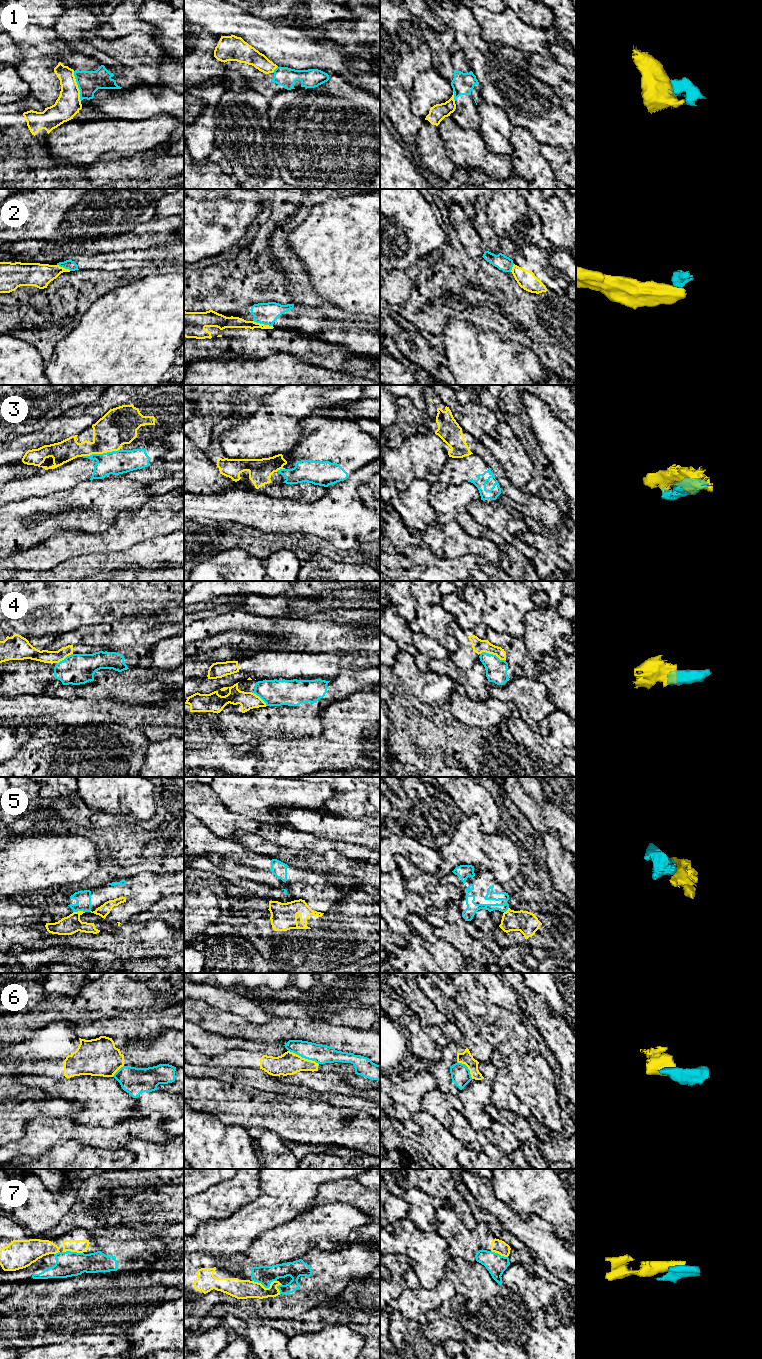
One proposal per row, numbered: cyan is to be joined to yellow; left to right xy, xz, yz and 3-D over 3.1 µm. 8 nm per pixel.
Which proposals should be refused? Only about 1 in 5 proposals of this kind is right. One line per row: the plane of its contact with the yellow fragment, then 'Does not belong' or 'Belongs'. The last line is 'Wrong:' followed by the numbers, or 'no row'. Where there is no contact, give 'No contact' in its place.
1: Touches yellow in xy. Does not belong
2: Touches yellow in xz. Does not belong
3: Touches yellow in xy. Does not belong
4: Touches yellow in yz. Does not belong
5: Touches yellow in xy. Does not belong
6: Touches yellow in xz. Does not belong
7: Touches yellow in xz. Does not belong
Wrong: 1, 2, 3, 4, 5, 6, 7

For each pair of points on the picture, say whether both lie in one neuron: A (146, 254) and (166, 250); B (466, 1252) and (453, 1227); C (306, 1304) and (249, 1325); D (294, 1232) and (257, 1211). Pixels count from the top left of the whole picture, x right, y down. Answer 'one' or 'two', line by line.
A: one
B: one
C: two
D: two

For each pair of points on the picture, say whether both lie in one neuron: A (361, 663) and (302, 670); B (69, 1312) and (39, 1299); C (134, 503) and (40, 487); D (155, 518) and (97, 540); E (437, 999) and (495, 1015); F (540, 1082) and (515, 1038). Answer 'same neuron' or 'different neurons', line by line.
A: same neuron
B: same neuron
C: different neurons
D: same neuron
E: different neurons
F: same neuron

